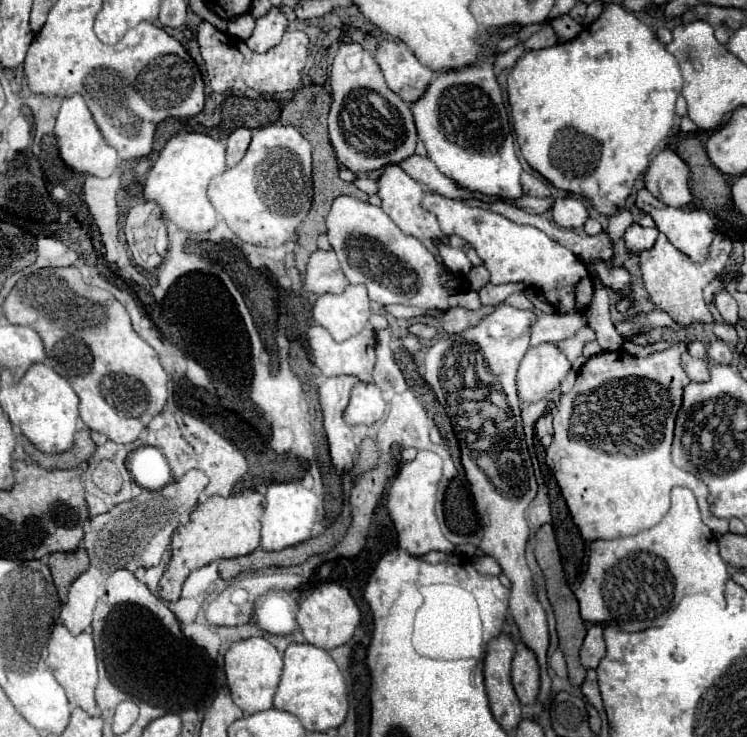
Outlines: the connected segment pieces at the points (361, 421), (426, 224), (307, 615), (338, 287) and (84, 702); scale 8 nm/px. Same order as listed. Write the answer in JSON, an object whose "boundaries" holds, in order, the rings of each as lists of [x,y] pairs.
{"boundaries":[[[[359,383],[351,391],[351,401],[345,409],[345,421],[349,425],[373,425],[383,417],[385,401],[381,389],[373,383]]],[[[387,165],[383,169],[383,175],[379,177],[377,185],[379,185],[379,193],[377,195],[383,199],[381,209],[399,225],[399,229],[403,233],[417,237],[419,241],[423,241],[437,255],[437,249],[431,243],[433,237],[441,237],[445,243],[447,243],[447,237],[441,233],[441,229],[437,225],[437,217],[421,207],[421,199],[423,199],[423,193],[425,193],[423,187],[415,179],[411,179],[399,165]]],[[[327,581],[317,583],[309,591],[309,595],[301,601],[301,607],[297,613],[297,623],[299,623],[305,639],[311,645],[327,649],[327,651],[345,645],[353,637],[353,631],[357,629],[359,621],[361,621],[361,613],[355,605],[355,601],[351,599],[349,591],[337,583],[327,583]]],[[[315,251],[307,263],[305,289],[318,296],[321,293],[341,293],[347,287],[347,279],[337,263],[333,251]]],[[[55,625],[51,639],[47,641],[47,665],[53,669],[55,679],[65,689],[67,699],[73,707],[81,707],[89,715],[95,715],[95,685],[97,685],[97,657],[93,647],[93,635],[83,631],[79,635],[71,635],[65,625]]]]}

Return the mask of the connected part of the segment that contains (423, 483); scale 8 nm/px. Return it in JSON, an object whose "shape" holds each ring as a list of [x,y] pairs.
{"shape":[[[419,451],[411,463],[405,463],[389,487],[387,495],[387,511],[397,529],[399,547],[405,549],[413,557],[423,557],[429,551],[453,553],[455,547],[441,535],[441,523],[435,517],[435,493],[439,481],[443,479],[444,460],[434,451]]]}

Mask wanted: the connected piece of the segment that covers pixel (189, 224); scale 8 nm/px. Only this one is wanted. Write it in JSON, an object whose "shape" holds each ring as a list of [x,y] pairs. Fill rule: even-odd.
{"shape":[[[179,133],[167,141],[151,167],[143,197],[147,201],[155,201],[179,229],[189,233],[209,231],[217,223],[217,213],[209,203],[207,187],[209,181],[225,169],[225,143],[203,133]]]}

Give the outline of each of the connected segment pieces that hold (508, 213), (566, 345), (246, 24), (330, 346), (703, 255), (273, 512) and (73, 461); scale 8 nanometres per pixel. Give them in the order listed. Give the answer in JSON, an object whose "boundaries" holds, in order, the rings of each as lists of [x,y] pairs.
{"boundaries":[[[[461,199],[461,203],[471,205],[471,207],[481,207],[489,209],[493,213],[499,213],[507,217],[509,221],[521,223],[521,225],[533,225],[541,229],[545,235],[549,235],[553,241],[561,243],[569,251],[573,251],[581,261],[591,261],[591,259],[611,259],[613,257],[613,243],[607,233],[599,235],[579,235],[573,229],[563,229],[555,225],[551,219],[545,219],[543,215],[529,215],[527,211],[521,211],[517,207],[509,207],[505,203],[477,203],[477,199]]],[[[583,327],[581,331],[577,331],[573,337],[565,339],[565,341],[559,341],[557,347],[563,351],[563,355],[569,359],[569,361],[575,361],[579,355],[581,355],[581,349],[585,343],[593,341],[595,339],[595,333],[591,327]]],[[[245,13],[245,15],[239,15],[239,17],[235,17],[235,19],[229,21],[227,33],[233,35],[233,37],[237,37],[237,39],[247,41],[249,35],[253,33],[253,27],[255,27],[255,19],[249,13]]],[[[315,325],[315,327],[309,329],[307,339],[309,339],[309,347],[311,347],[313,365],[317,365],[325,377],[355,375],[361,381],[371,381],[371,373],[373,373],[373,367],[375,367],[375,331],[371,327],[365,327],[359,335],[351,337],[343,343],[337,343],[337,341],[331,339],[329,331]]],[[[641,189],[641,191],[637,193],[635,205],[637,205],[637,209],[641,209],[643,213],[647,213],[647,215],[653,217],[655,227],[657,227],[661,233],[665,233],[667,239],[669,239],[679,251],[683,251],[685,255],[689,255],[695,263],[707,259],[707,255],[709,255],[709,245],[711,245],[711,241],[713,241],[713,237],[715,237],[715,223],[713,223],[713,219],[711,219],[705,211],[699,211],[699,209],[693,209],[693,211],[689,211],[689,209],[673,209],[673,207],[661,203],[659,199],[655,199],[647,189]]],[[[291,481],[291,483],[271,483],[267,487],[267,505],[265,513],[259,519],[263,529],[259,531],[259,547],[265,551],[281,551],[285,547],[293,547],[303,543],[305,539],[311,537],[311,529],[315,525],[317,517],[317,495],[309,489],[305,489],[301,483]]],[[[85,429],[85,435],[81,431],[81,435],[77,437],[77,443],[65,453],[45,455],[45,453],[37,451],[33,445],[27,445],[25,451],[45,469],[73,469],[73,467],[81,465],[83,461],[87,461],[95,453],[95,445],[93,445],[93,441],[89,437],[89,431]]]]}

